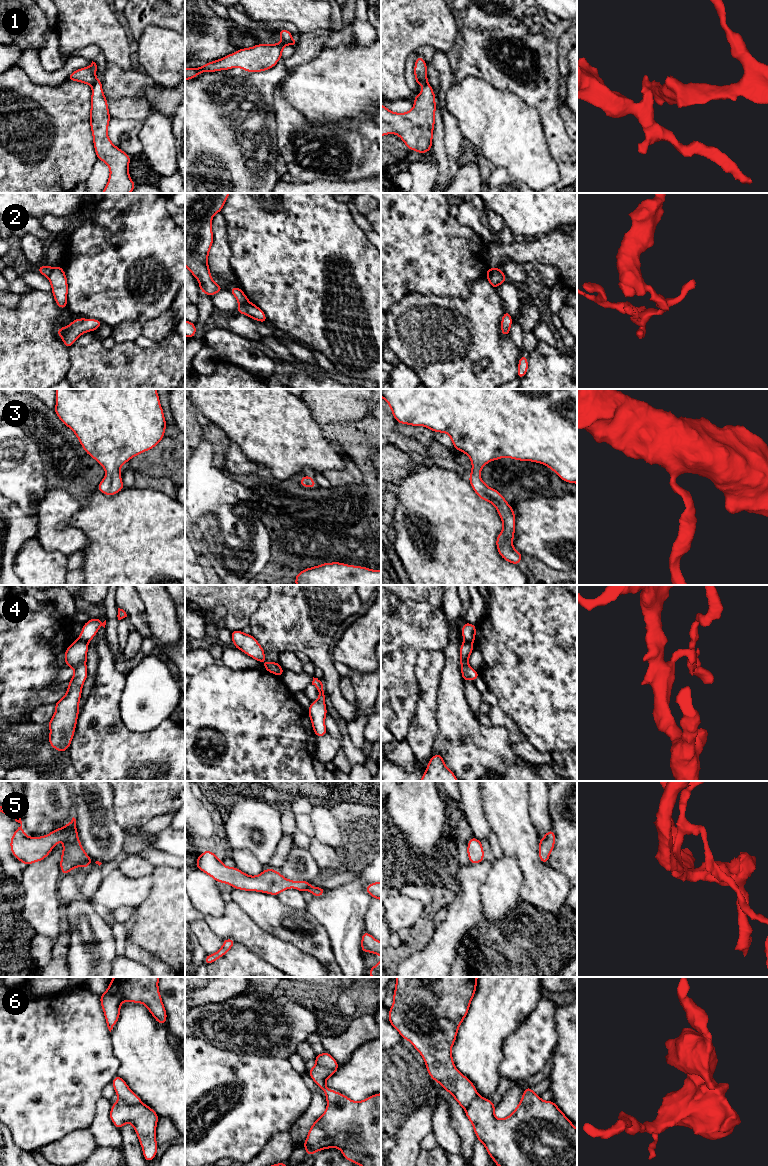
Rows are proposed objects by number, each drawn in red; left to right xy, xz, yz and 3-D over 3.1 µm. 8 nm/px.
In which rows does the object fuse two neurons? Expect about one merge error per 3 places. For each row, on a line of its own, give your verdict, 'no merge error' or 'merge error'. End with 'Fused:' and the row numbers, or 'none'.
1: merge error
2: merge error
3: no merge error
4: merge error
5: no merge error
6: merge error
Fused: 1, 2, 4, 6

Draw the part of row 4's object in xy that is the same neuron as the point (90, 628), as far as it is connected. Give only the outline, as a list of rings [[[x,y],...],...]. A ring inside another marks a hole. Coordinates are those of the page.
[[[91,618],[88,622],[83,624],[79,639],[86,643],[90,642],[98,632],[101,625],[105,628],[106,620],[102,622],[98,618]]]

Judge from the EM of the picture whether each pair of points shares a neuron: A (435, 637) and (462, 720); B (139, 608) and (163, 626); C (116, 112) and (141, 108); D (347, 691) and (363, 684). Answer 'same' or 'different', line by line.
A: different
B: different
C: same
D: different

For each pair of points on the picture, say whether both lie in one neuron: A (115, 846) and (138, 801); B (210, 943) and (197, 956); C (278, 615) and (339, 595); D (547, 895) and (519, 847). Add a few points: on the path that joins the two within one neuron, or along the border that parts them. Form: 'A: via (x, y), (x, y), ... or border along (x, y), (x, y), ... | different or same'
A: border along (113, 805), (115, 820), (122, 828) | different
B: border along (195, 935), (207, 953) | different
C: via (293, 615), (296, 615), (316, 595), (324, 595) | same
D: via (540, 883), (528, 859) | same

